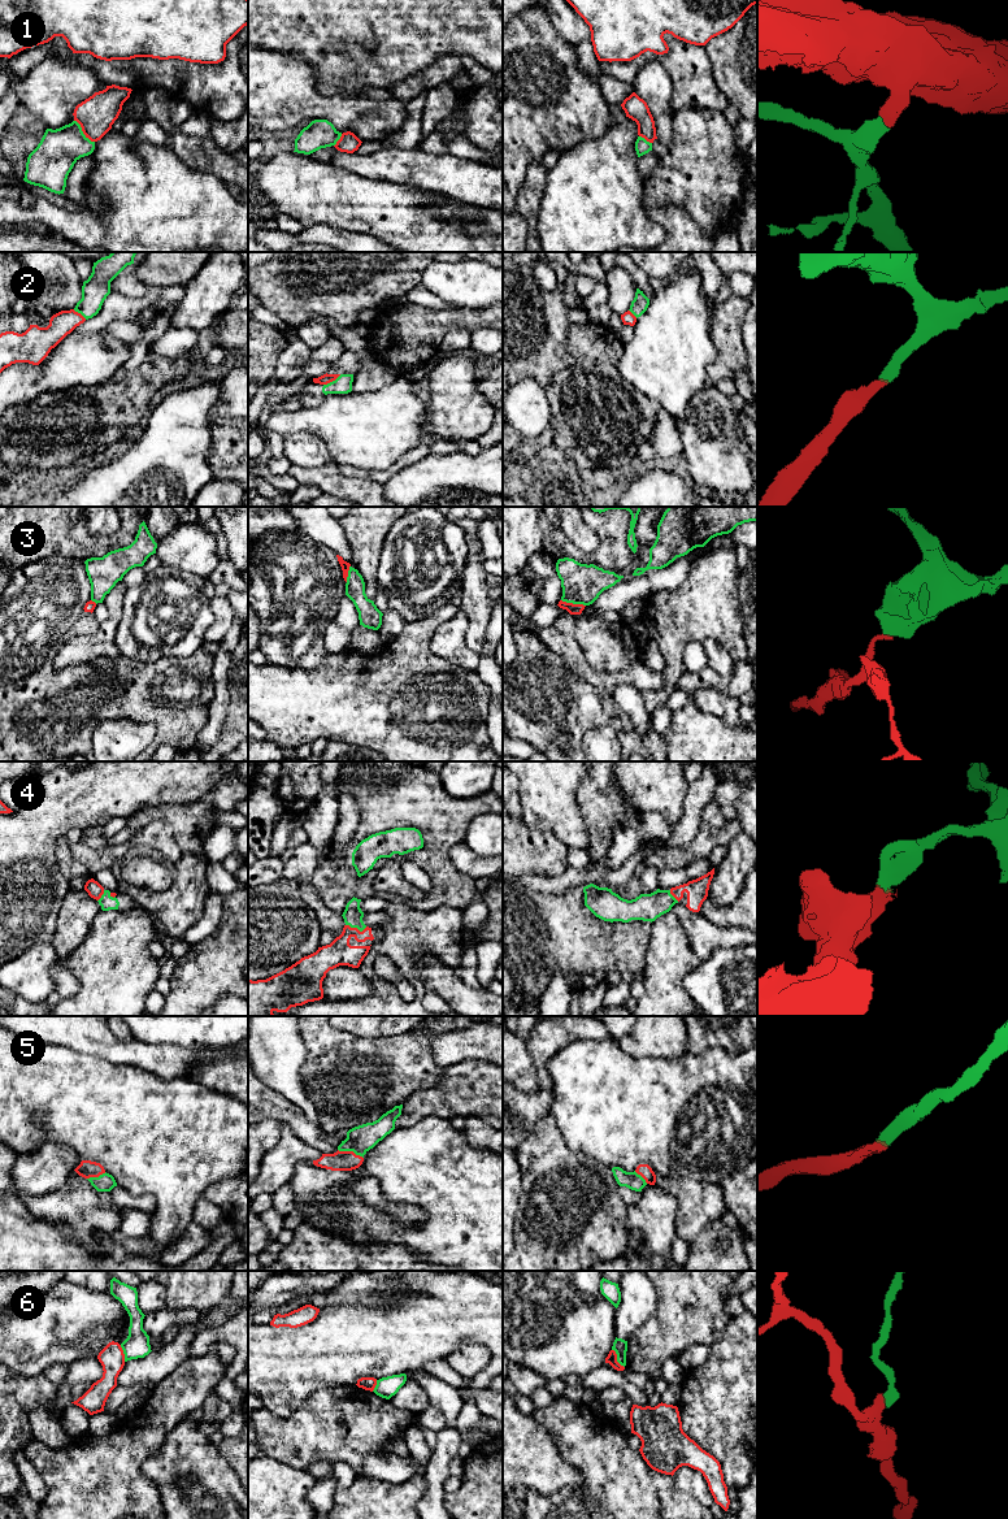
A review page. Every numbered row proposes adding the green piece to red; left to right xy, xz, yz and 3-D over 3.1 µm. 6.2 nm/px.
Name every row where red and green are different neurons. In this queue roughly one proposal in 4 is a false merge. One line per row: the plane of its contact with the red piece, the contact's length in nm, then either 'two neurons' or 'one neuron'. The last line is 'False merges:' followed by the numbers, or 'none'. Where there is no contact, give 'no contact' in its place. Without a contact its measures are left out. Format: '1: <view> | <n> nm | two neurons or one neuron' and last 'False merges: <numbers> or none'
1: xy | 190 nm | one neuron
2: xz | 130 nm | one neuron
3: yz | 160 nm | two neurons
4: xz | 140 nm | one neuron
5: xz | 170 nm | one neuron
6: yz | 140 nm | two neurons
False merges: 3, 6

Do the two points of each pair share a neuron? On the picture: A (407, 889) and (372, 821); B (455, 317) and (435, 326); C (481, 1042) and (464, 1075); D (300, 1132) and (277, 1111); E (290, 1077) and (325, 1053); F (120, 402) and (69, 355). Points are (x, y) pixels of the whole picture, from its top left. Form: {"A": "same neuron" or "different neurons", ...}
{"A": "different neurons", "B": "same neuron", "C": "different neurons", "D": "same neuron", "E": "different neurons", "F": "different neurons"}

